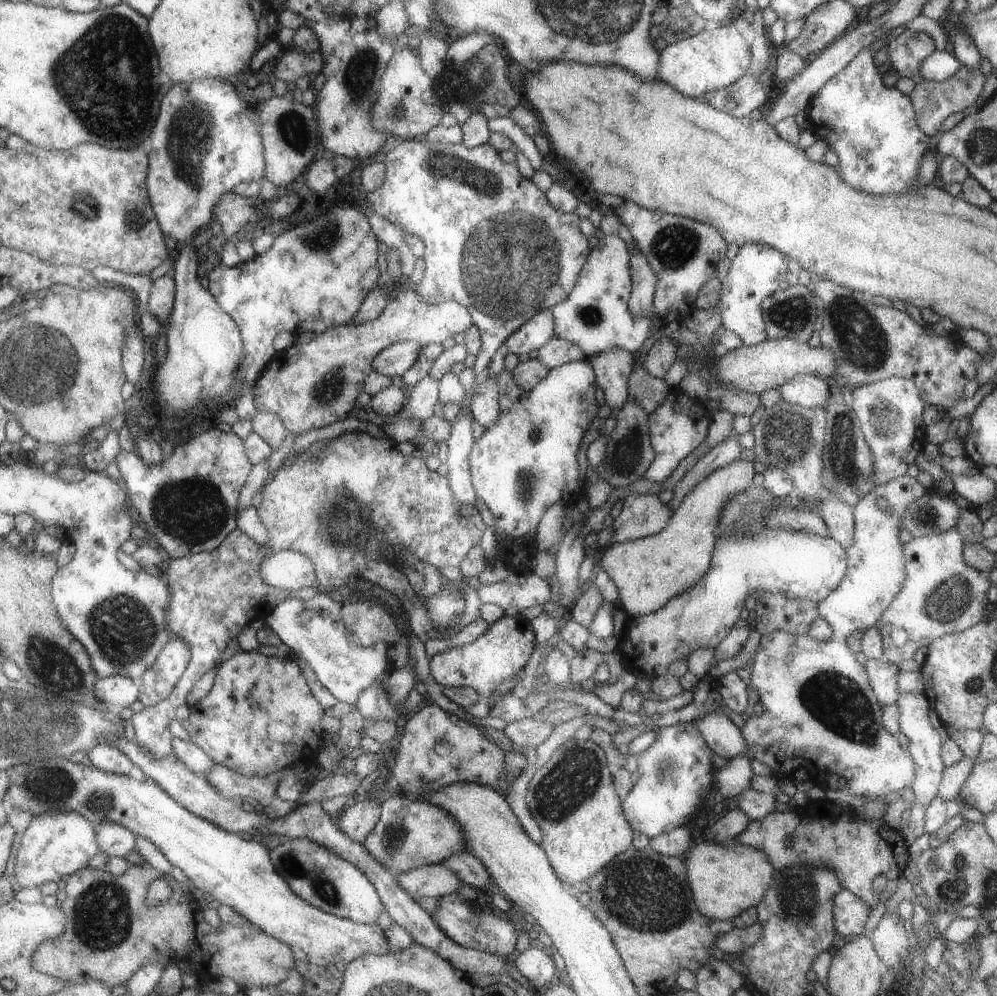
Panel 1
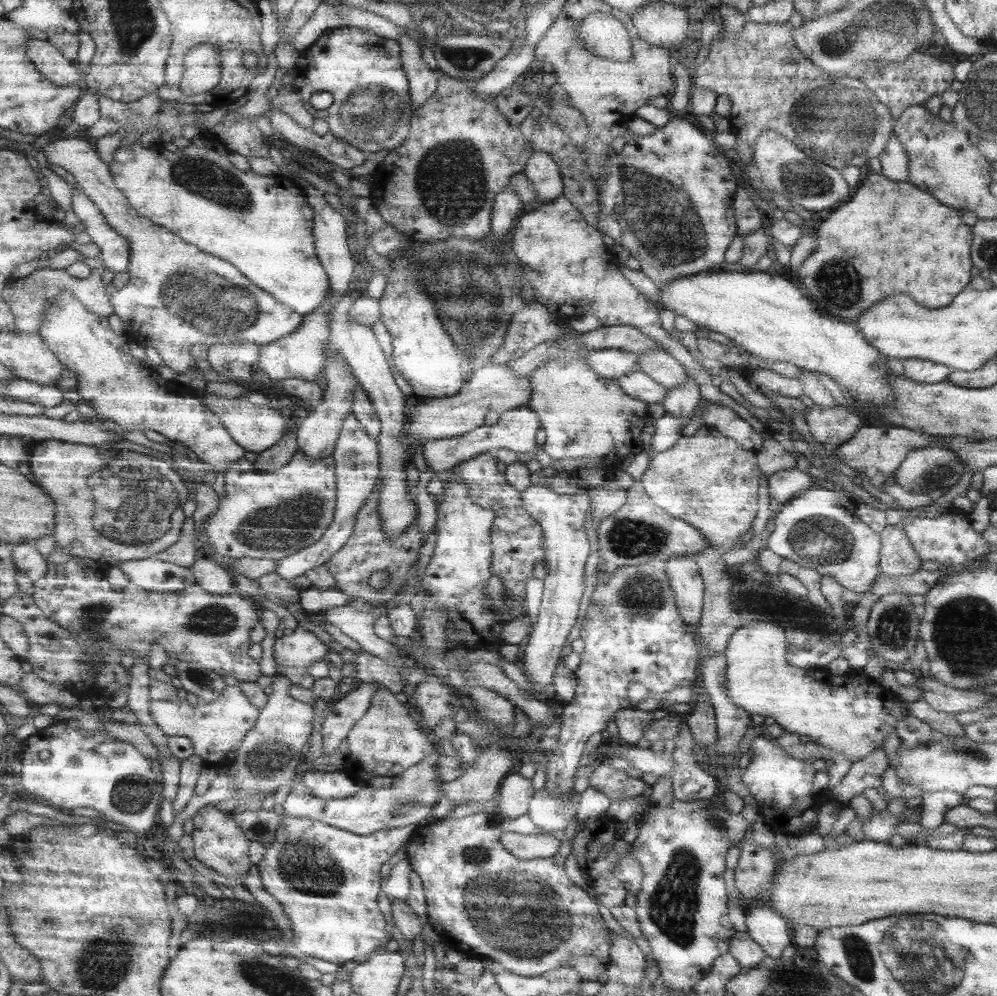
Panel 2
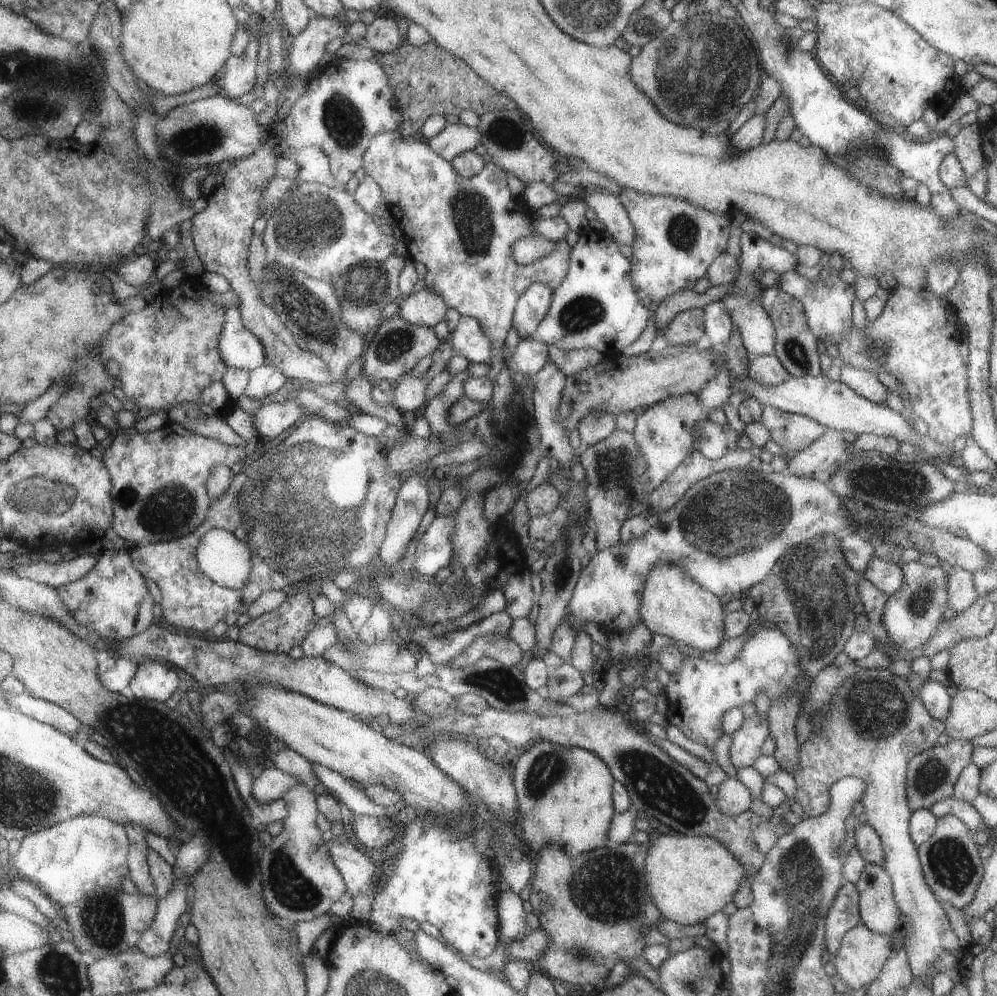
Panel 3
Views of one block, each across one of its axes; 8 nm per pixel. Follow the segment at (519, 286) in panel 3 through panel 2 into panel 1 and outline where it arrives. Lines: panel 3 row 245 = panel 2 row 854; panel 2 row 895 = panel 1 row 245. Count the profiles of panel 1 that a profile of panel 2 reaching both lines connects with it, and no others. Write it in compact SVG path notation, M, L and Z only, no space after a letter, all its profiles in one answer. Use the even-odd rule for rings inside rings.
M427 138L419 139L403 139L398 146L385 153L385 166L387 166L386 181L373 192L367 193L369 204L387 216L389 220L400 224L400 227L408 234L418 236L425 244L424 260L425 272L424 278L415 286L417 294L429 304L441 304L448 300L454 300L465 305L468 312L472 316L477 330L479 331L479 338L481 338L481 348L475 356L473 370L475 370L475 394L473 394L473 402L471 402L471 414L473 419L484 430L489 430L500 418L499 411L499 398L500 392L497 388L497 383L488 376L488 364L491 362L492 356L495 354L499 347L513 334L519 330L521 326L528 322L529 318L535 316L537 312L543 309L550 309L551 306L565 300L568 292L579 276L579 271L585 264L585 257L589 254L588 240L579 232L579 217L575 213L559 212L553 208L549 203L542 190L539 190L530 179L526 179L516 166L516 162L506 163L499 158L499 153L493 148L491 144L479 144L473 148L465 148L465 144L433 144Z

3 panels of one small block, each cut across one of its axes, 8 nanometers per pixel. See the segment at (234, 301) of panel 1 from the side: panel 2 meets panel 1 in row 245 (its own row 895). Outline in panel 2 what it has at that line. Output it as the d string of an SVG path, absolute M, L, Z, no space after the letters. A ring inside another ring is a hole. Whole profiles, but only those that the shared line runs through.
M284 815L283 825L276 832L275 842L269 845L263 860L258 864L263 888L273 896L289 914L293 936L303 943L302 956L320 958L339 966L345 962L366 959L382 951L392 935L385 930L385 918L377 906L381 894L381 868L389 862L403 844L409 842L417 825L379 830L360 835L347 832L323 821Z

